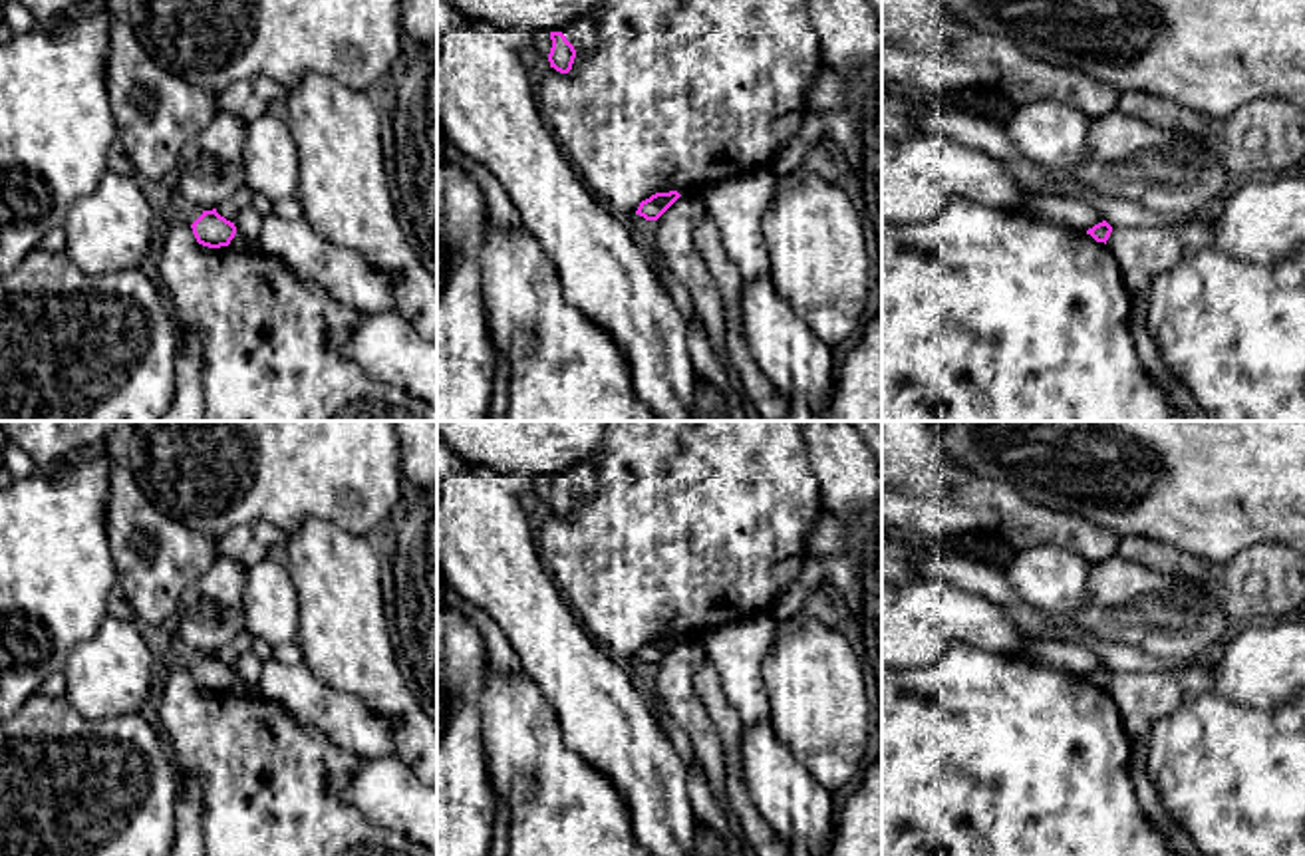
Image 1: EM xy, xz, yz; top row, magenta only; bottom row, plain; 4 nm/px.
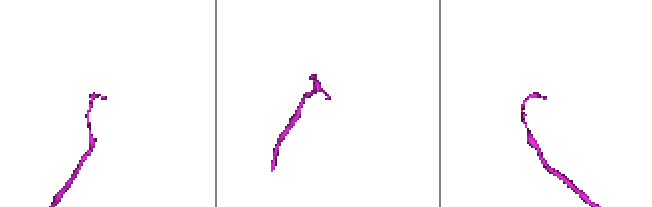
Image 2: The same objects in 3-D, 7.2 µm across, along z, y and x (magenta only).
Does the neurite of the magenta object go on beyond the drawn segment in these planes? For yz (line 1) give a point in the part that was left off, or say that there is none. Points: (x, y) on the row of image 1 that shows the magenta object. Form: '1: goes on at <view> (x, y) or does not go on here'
1: does not go on here

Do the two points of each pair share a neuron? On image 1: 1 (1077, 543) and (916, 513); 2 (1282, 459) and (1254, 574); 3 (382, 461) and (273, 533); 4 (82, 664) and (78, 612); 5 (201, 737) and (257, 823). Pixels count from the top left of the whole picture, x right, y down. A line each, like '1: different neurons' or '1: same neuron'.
1: same neuron
2: different neurons
3: different neurons
4: different neurons
5: same neuron

